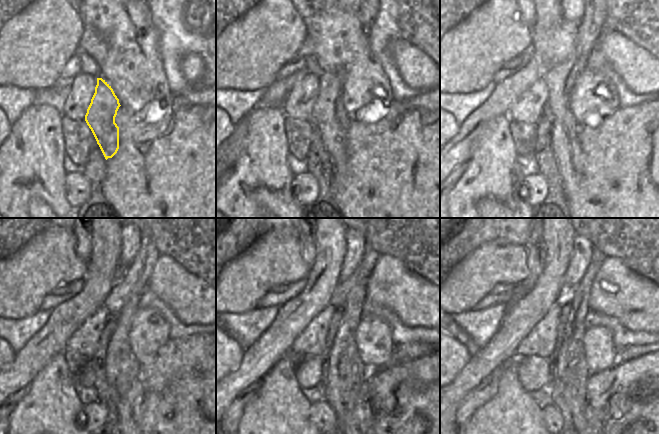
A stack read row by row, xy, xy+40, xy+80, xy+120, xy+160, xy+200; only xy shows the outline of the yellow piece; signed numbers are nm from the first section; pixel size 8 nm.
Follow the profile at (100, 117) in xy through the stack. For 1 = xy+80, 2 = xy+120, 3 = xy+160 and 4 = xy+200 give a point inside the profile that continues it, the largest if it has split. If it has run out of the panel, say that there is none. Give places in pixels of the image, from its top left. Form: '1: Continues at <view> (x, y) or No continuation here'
1: Continues at xy+80 (570, 158)
2: Continues at xy+120 (122, 370)
3: Continues at xy+160 (345, 391)
4: Continues at xy+200 (568, 389)

